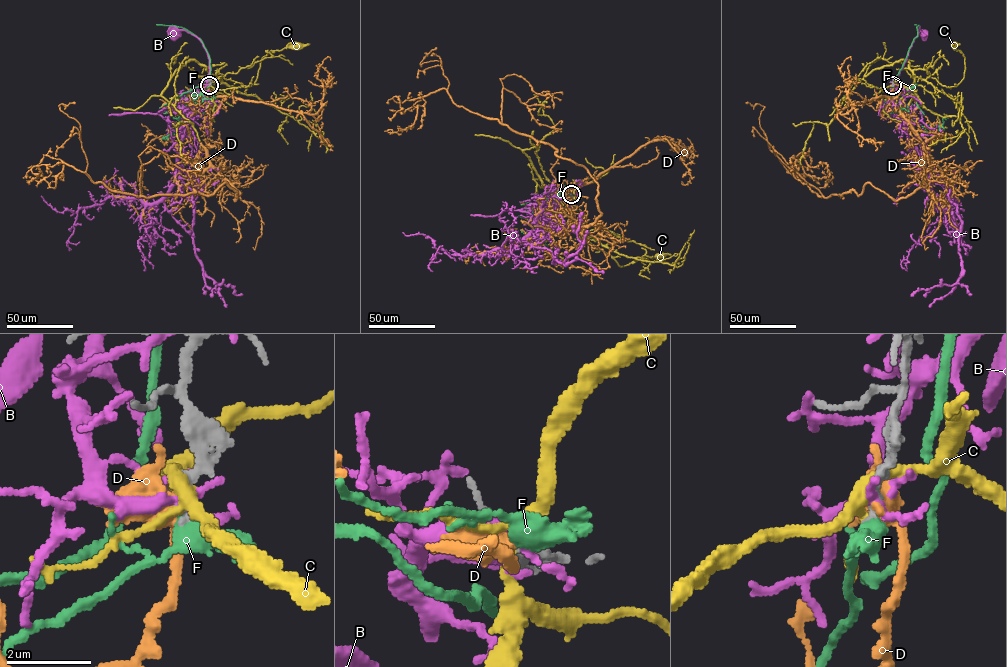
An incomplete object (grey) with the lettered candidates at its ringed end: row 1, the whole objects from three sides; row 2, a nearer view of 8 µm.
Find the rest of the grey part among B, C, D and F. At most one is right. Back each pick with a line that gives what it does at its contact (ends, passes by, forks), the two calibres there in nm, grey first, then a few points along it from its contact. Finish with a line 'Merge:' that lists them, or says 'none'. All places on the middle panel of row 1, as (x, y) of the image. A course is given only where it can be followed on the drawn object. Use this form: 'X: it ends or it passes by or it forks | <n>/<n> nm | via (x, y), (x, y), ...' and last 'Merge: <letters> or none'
F: it passes by | 200/360 nm | via (571, 194), (562, 194), (570, 196), (572, 203), (558, 219), (531, 220), (518, 216)
Merge: F

